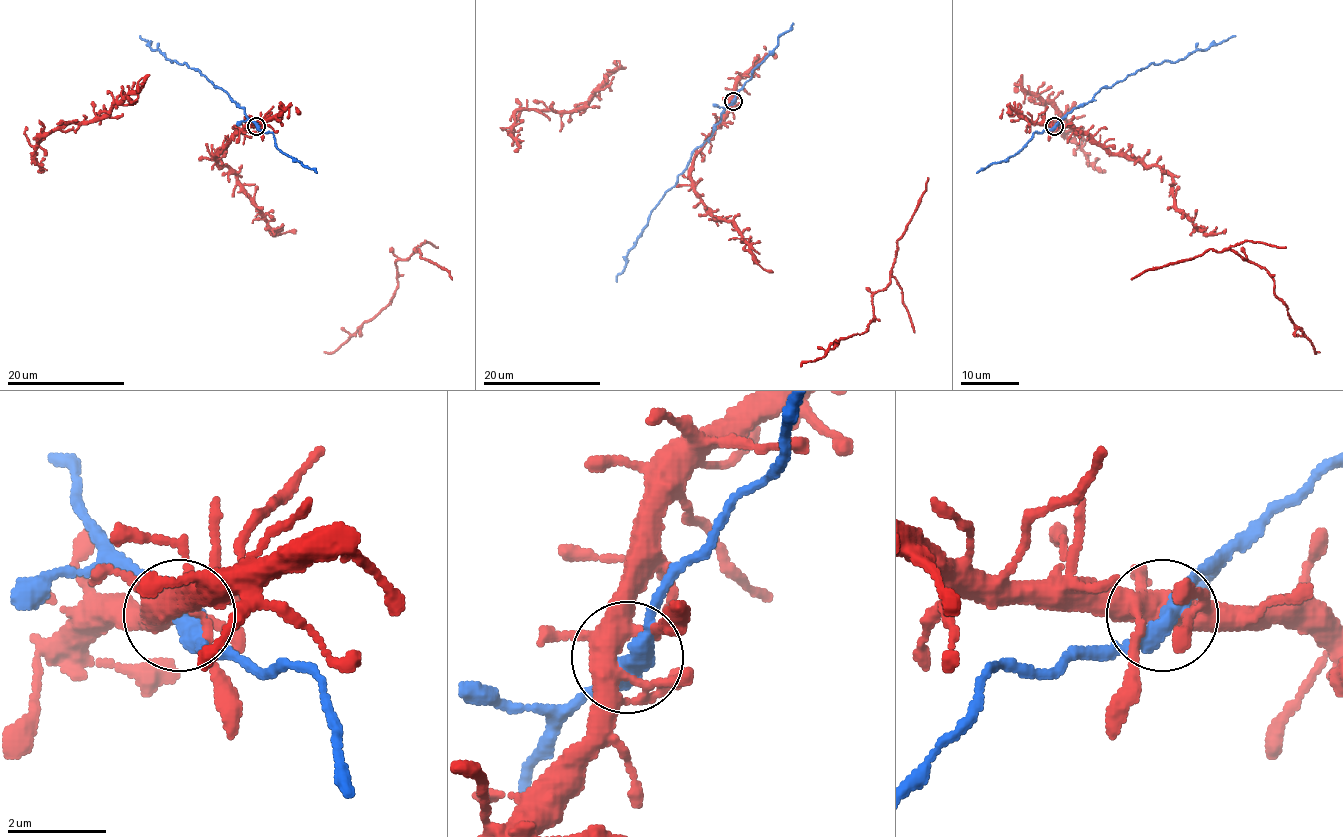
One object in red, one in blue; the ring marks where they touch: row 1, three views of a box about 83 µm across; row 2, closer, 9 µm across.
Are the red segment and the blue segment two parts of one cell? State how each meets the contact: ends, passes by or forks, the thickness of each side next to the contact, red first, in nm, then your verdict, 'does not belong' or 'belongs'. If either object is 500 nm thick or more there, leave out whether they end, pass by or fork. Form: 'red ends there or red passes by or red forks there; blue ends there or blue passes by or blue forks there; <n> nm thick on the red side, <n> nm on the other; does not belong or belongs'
red forks there; blue passes by; 440 nm thick on the red side, 400 nm on the other; belongs

